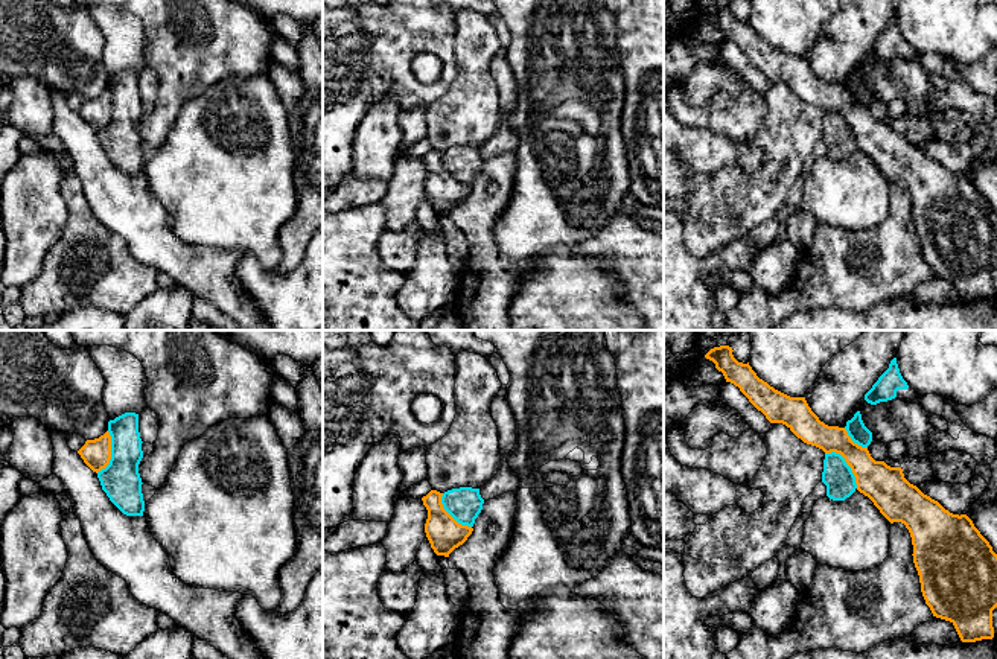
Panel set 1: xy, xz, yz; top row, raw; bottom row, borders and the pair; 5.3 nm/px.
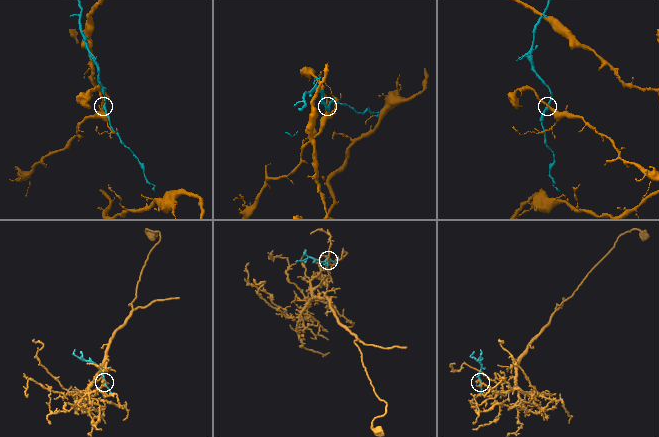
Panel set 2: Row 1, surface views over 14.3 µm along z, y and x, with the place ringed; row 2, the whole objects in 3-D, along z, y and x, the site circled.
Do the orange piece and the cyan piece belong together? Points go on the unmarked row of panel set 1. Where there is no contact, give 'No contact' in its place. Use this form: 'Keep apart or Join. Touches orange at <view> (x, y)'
Keep apart. Touches orange at yz (847, 122)

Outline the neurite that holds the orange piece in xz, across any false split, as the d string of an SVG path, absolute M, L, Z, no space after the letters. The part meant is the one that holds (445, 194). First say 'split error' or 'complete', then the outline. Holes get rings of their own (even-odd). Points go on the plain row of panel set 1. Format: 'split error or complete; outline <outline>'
complete; outline M431 149L422 157L428 169L425 192L431 207L437 215L449 216L449 213L463 204L472 193L473 187L458 183L441 163L443 152Z

